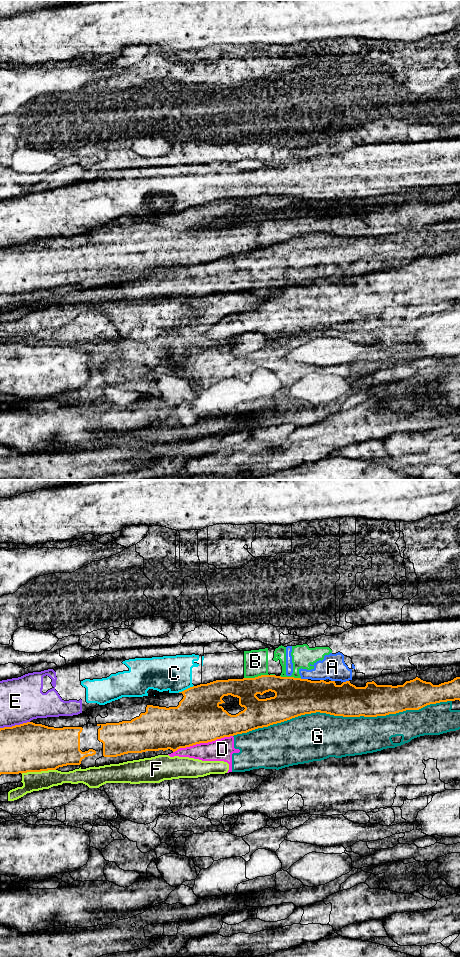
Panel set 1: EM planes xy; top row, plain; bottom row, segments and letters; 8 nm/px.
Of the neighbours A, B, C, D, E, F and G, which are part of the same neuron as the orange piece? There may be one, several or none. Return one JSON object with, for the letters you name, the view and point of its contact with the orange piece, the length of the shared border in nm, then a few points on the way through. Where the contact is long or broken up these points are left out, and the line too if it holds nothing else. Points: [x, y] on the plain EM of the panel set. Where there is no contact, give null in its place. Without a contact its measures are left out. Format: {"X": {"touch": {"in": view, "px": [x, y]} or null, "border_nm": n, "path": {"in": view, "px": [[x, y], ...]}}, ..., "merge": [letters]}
{"merge": []}

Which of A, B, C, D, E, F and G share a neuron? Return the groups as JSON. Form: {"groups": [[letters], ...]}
{"groups": [["A", "B", "C", "E"], ["D", "F", "G"]]}

